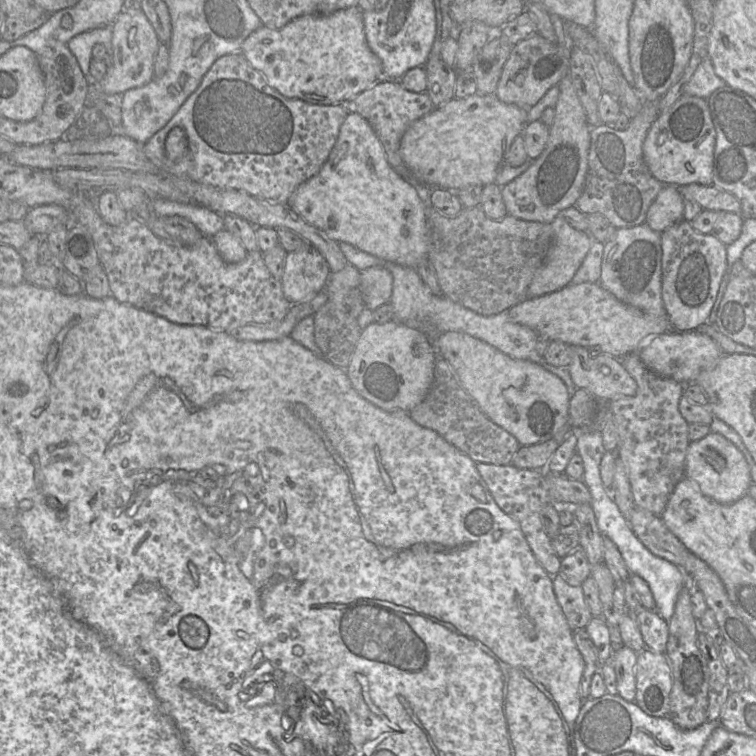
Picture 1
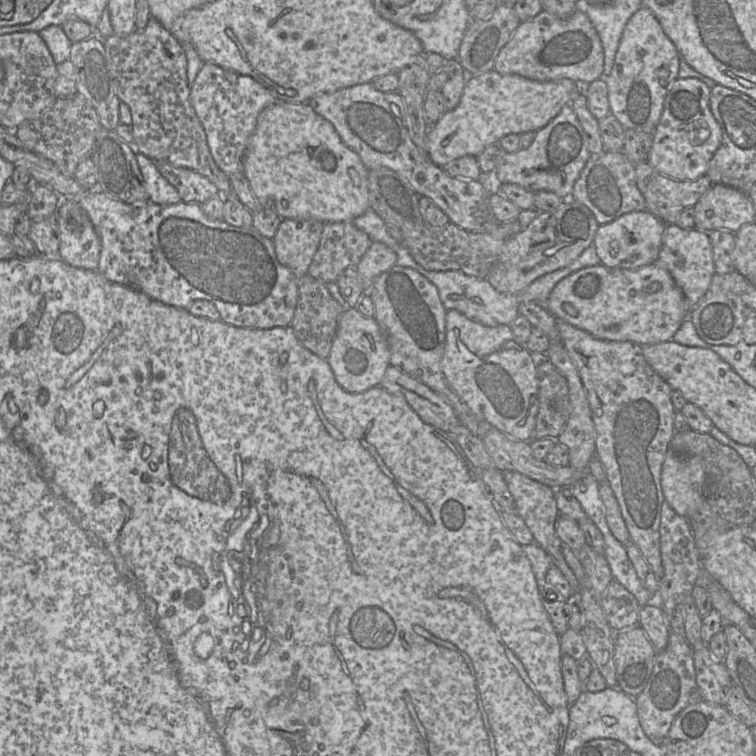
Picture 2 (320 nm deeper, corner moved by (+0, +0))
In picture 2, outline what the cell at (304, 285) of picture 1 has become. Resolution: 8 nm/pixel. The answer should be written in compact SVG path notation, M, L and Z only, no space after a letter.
M282 219L272 238L278 261L291 269L297 279L304 277L319 247L324 223L314 219Z

